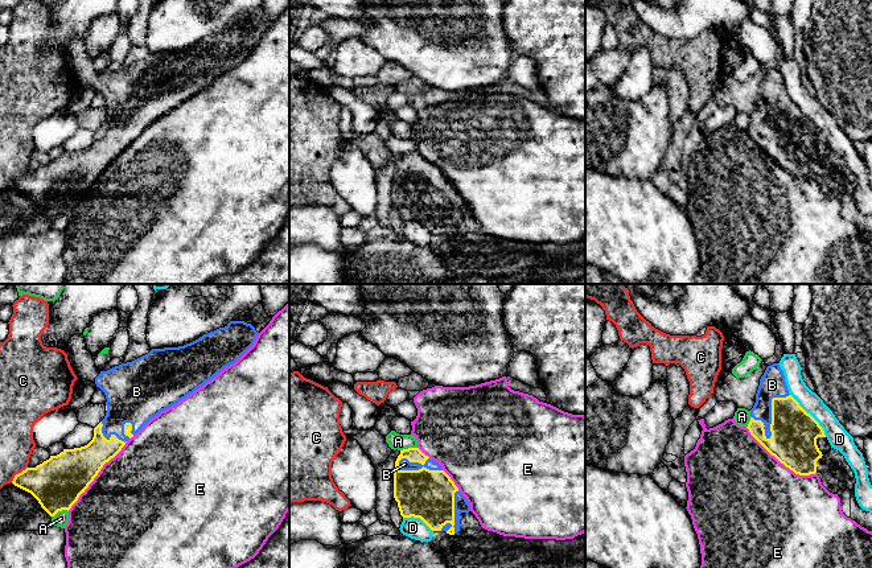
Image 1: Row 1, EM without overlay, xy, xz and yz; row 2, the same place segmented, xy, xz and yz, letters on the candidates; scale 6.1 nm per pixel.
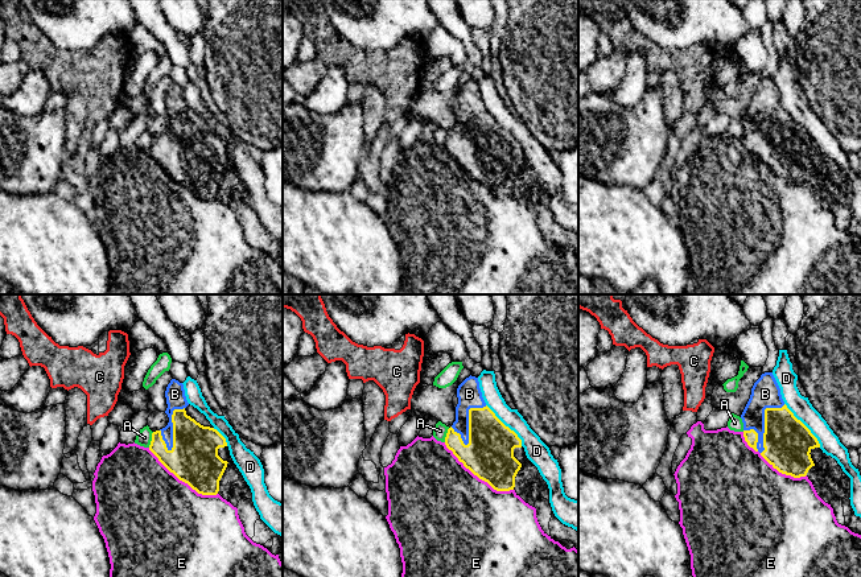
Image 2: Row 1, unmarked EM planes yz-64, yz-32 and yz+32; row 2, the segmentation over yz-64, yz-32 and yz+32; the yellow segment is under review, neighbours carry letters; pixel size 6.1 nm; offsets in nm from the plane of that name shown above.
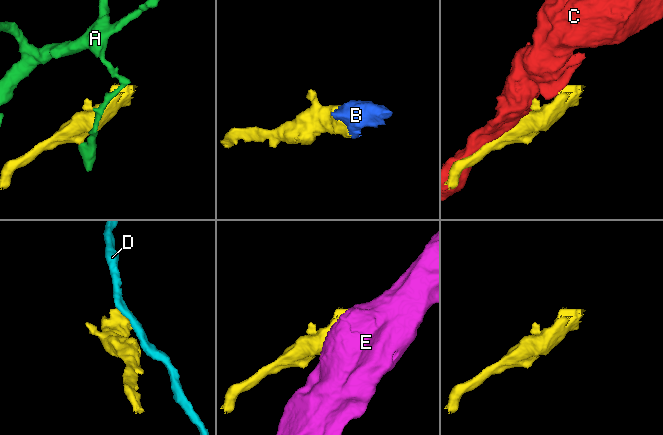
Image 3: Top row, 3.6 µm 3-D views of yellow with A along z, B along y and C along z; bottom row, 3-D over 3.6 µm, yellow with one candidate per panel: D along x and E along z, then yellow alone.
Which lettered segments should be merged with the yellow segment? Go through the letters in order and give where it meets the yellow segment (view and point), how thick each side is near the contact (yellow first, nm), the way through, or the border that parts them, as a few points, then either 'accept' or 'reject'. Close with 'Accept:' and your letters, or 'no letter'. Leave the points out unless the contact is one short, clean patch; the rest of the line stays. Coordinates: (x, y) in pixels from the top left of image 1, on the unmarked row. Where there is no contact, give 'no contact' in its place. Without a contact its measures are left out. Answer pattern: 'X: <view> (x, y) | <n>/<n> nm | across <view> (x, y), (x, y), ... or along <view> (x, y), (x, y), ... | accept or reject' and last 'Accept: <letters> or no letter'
A: xy (60, 214) | 300/90 nm | reject
B: yz (772, 115) | 280/160 nm | accept
C: xy (19, 177) | 300/200 nm | reject
D: yz (810, 119) | 280/140 nm | along yz (790, 98), (818, 127), (826, 140) | reject
E: xy (97, 178) | 300/500 nm | reject
Accept: B

